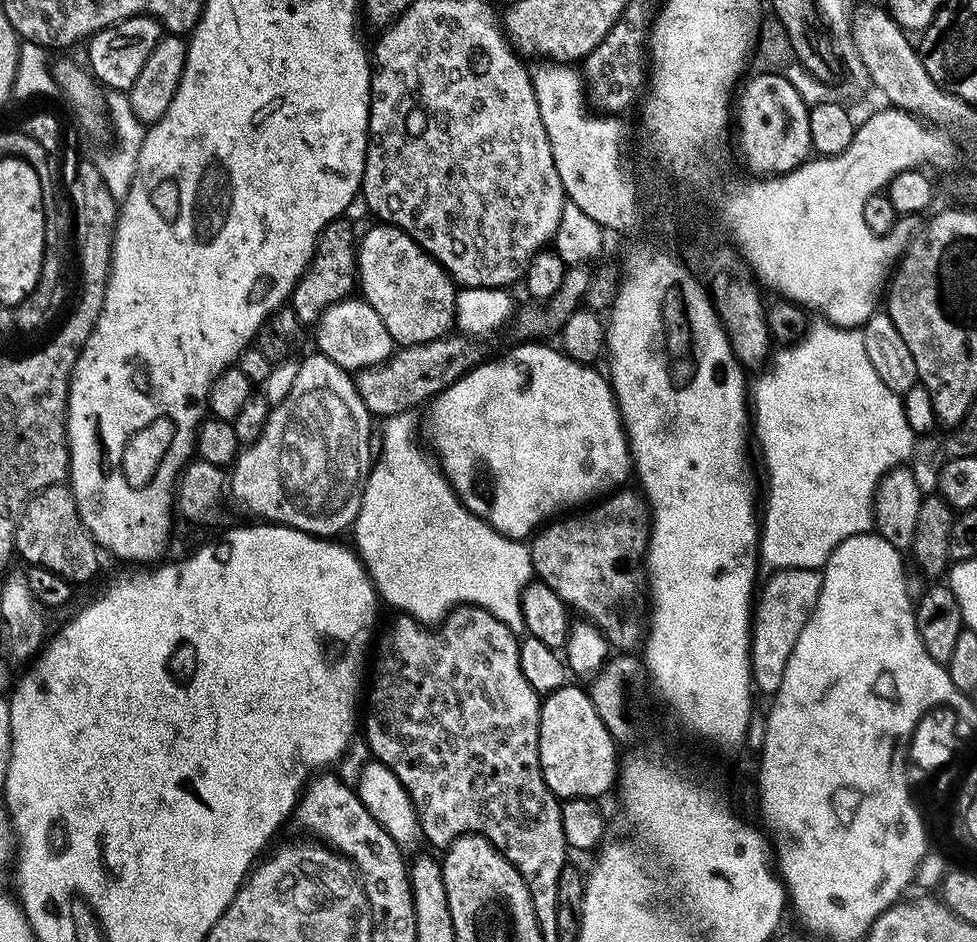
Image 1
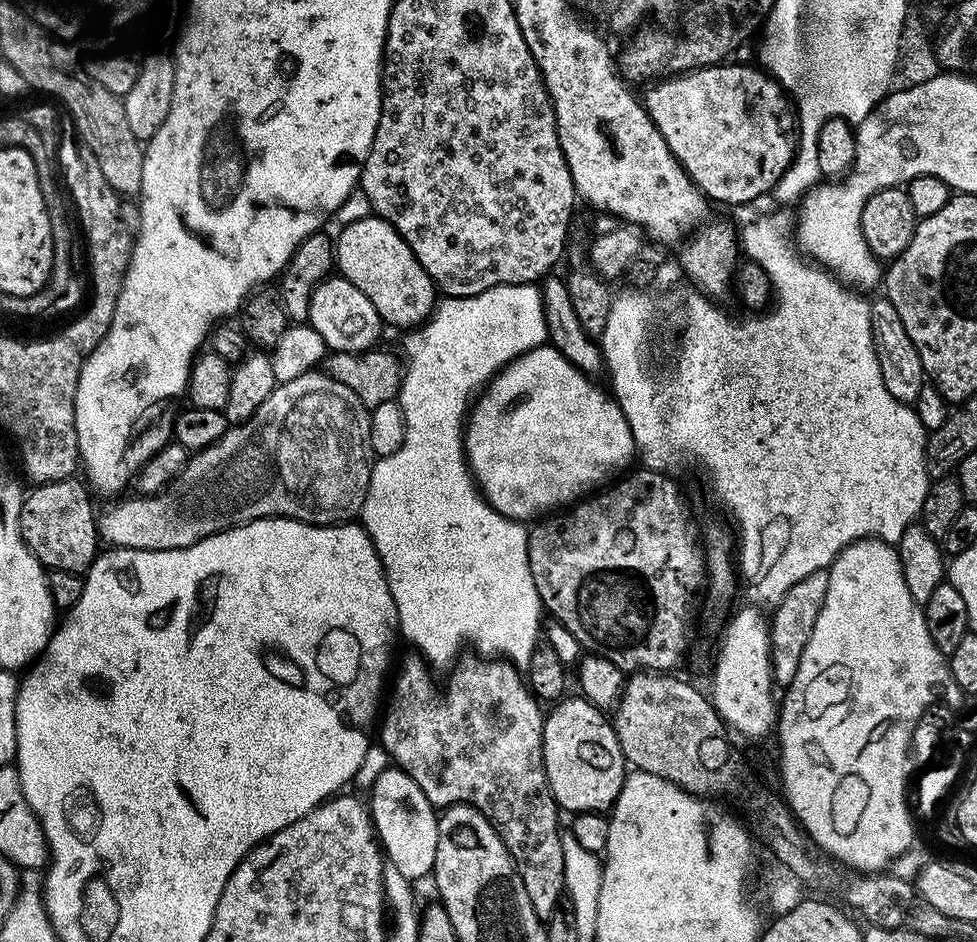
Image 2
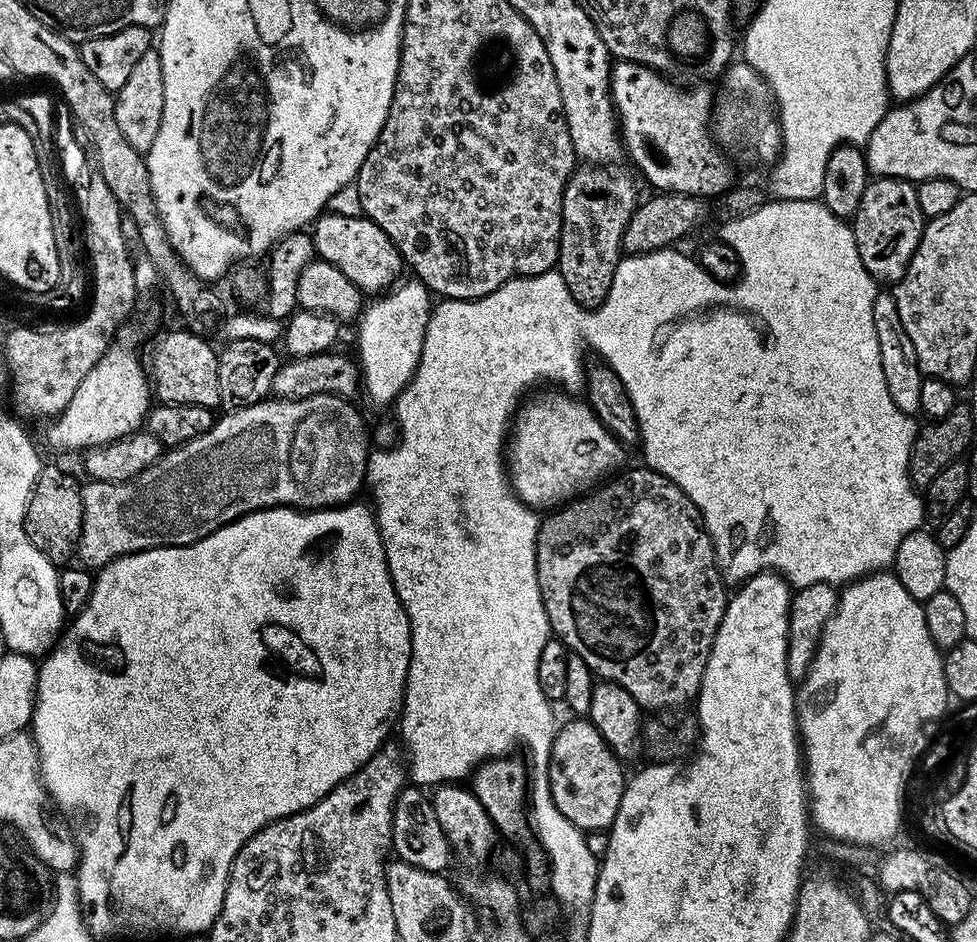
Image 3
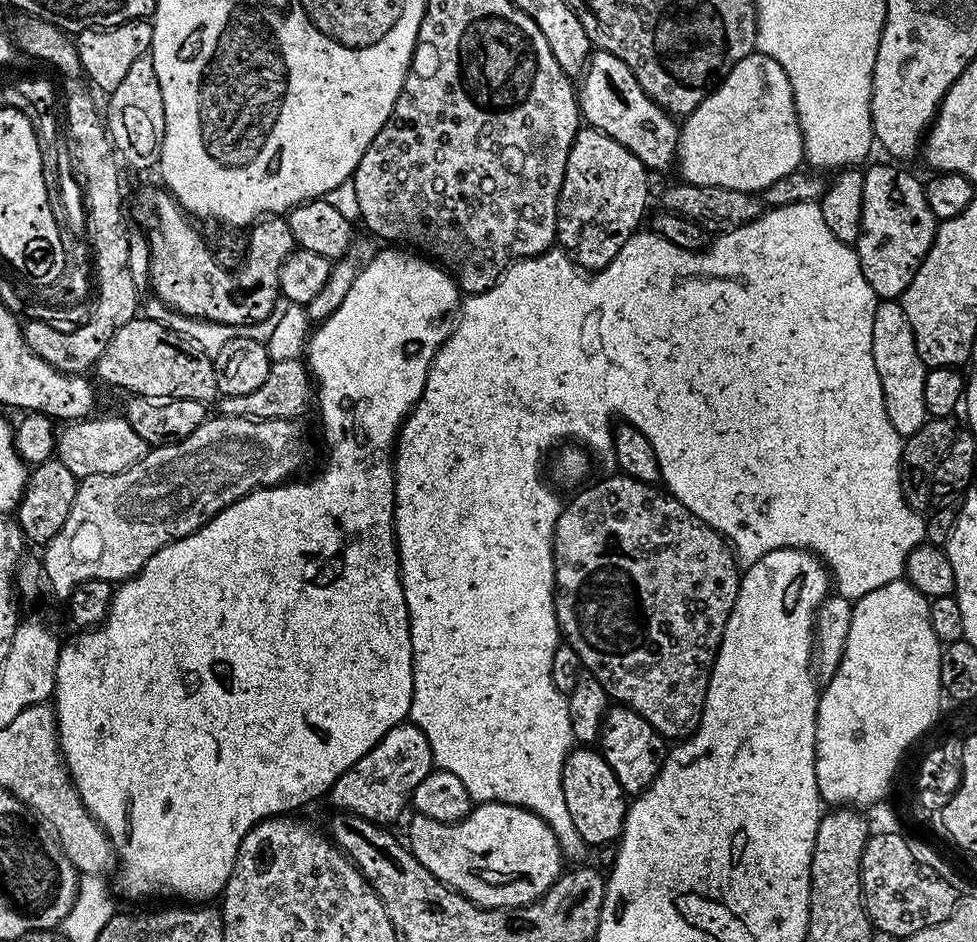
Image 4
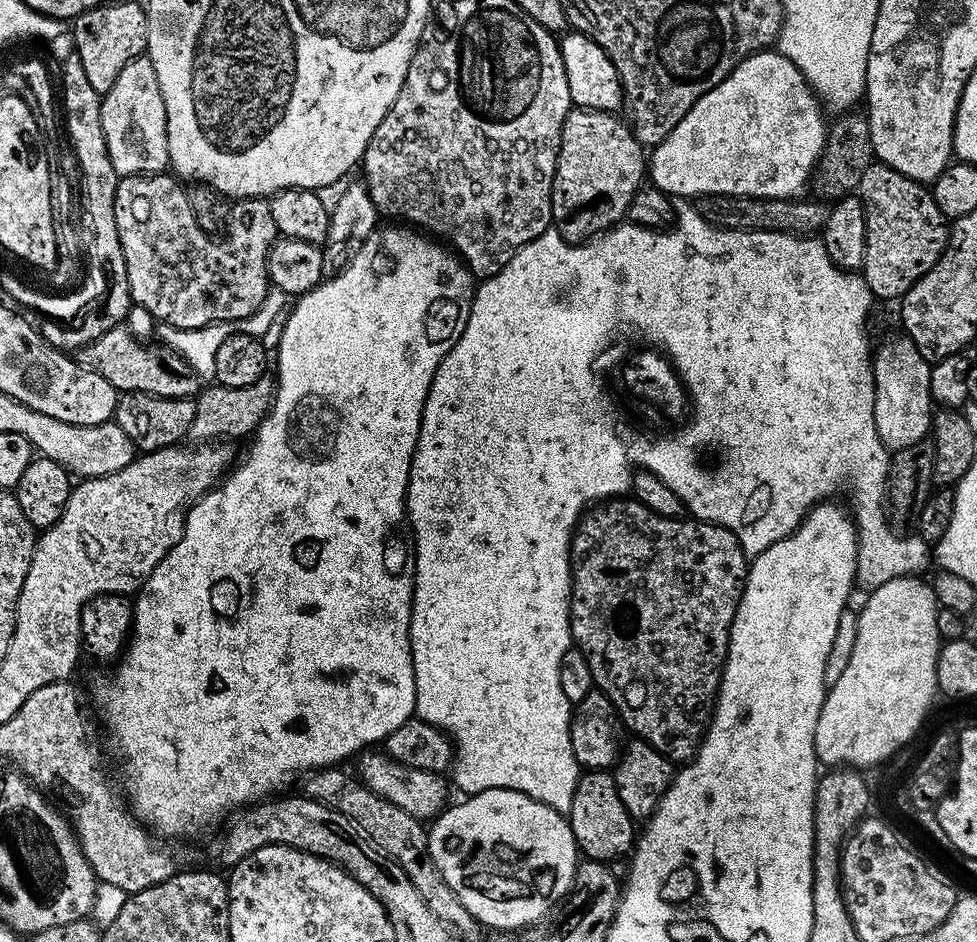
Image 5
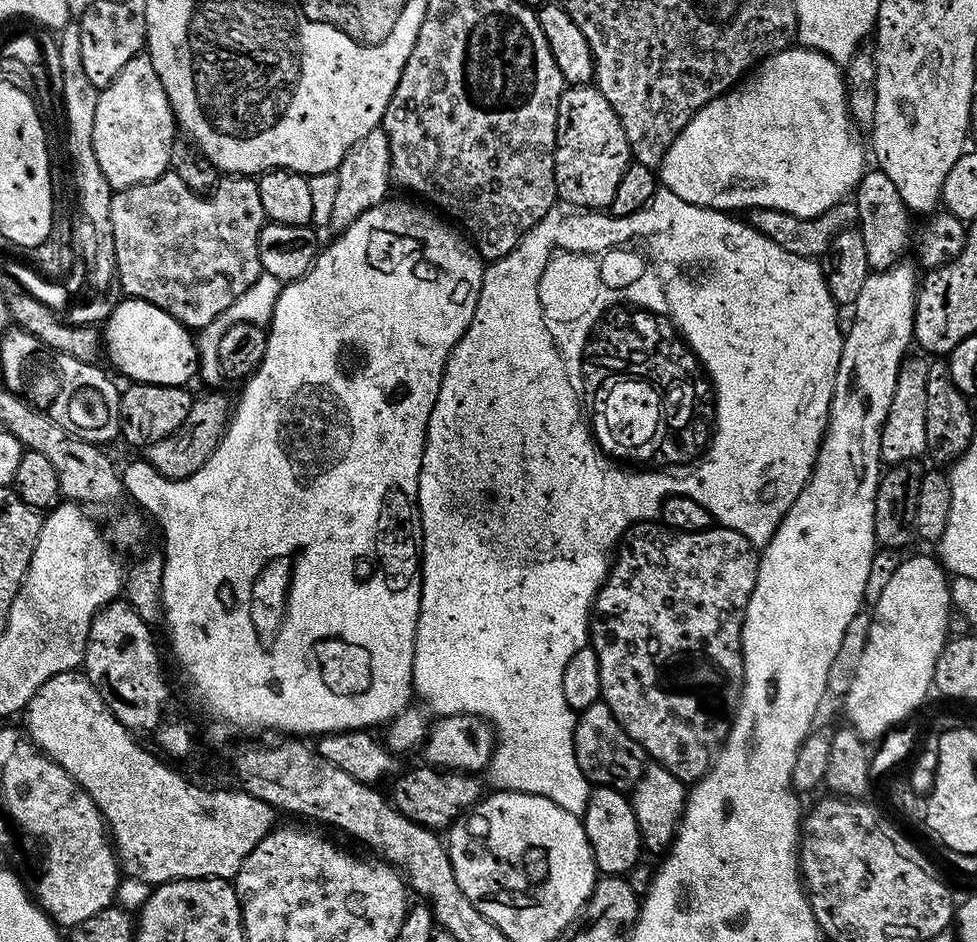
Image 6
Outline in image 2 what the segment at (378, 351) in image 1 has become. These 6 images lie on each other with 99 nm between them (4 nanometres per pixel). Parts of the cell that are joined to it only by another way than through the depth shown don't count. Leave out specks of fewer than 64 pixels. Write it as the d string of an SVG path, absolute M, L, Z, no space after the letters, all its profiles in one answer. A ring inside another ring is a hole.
M339 274L328 277L315 290L308 303L307 323L312 325L332 352L367 352L380 336L382 321L374 302Z

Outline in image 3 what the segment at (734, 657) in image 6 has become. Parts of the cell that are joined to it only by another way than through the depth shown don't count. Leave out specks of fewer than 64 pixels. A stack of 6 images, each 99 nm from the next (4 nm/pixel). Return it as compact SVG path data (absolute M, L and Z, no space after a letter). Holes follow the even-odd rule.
M647 466L639 467L632 468L629 472L621 471L612 478L617 480L609 479L601 483L595 490L549 511L541 519L536 535L536 573L538 590L542 594L542 606L546 610L551 635L562 641L570 649L571 655L582 658L582 662L590 666L593 676L609 684L622 686L622 690L626 690L626 694L630 694L634 702L640 704L641 709L648 711L649 708L652 712L660 712L663 708L684 708L688 703L689 707L699 697L702 674L712 653L718 626L728 608L730 591L728 592L729 585L720 573L716 561L716 548L712 544L710 534L704 529L704 520L694 502L690 502L684 491L662 474L652 471Z

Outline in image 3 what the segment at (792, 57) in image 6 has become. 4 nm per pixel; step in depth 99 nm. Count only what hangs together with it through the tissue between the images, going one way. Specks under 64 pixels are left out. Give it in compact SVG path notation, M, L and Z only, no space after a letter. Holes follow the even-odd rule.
M743 62L733 63L724 73L722 83L724 89L718 92L714 119L710 124L717 145L729 153L741 152L748 160L761 160L765 166L771 165L782 151L780 122L771 88L749 64Z

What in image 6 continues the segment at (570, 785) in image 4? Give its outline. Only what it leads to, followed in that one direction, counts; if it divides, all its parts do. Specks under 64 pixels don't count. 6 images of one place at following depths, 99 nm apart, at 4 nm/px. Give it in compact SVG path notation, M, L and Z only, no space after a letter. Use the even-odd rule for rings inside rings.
M593 787L588 793L586 810L582 814L584 833L590 842L597 869L610 876L624 876L642 857L638 822L634 818L632 801L617 788Z

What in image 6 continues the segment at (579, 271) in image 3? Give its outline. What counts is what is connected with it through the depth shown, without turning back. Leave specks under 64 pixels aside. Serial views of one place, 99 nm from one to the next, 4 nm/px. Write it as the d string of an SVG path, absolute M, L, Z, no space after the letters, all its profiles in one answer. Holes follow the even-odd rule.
M568 86L560 96L558 102L558 126L556 127L556 149L554 150L554 178L556 179L557 197L565 205L577 210L604 210L611 205L612 199L618 194L618 186L624 181L628 173L629 164L633 163L630 142L626 142L626 130L622 130L622 122L618 122L618 114L614 114L614 106L606 102L606 98L595 86Z

